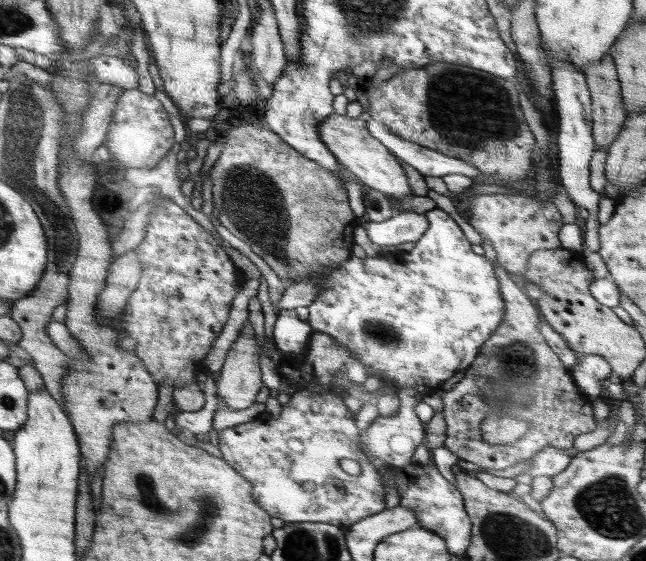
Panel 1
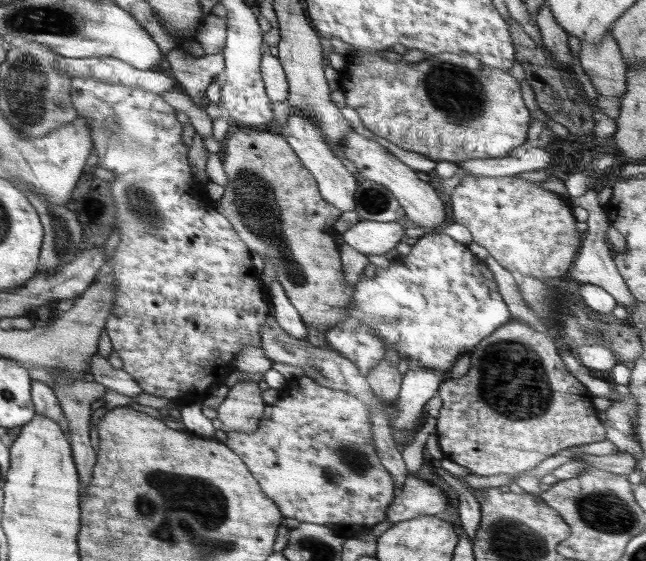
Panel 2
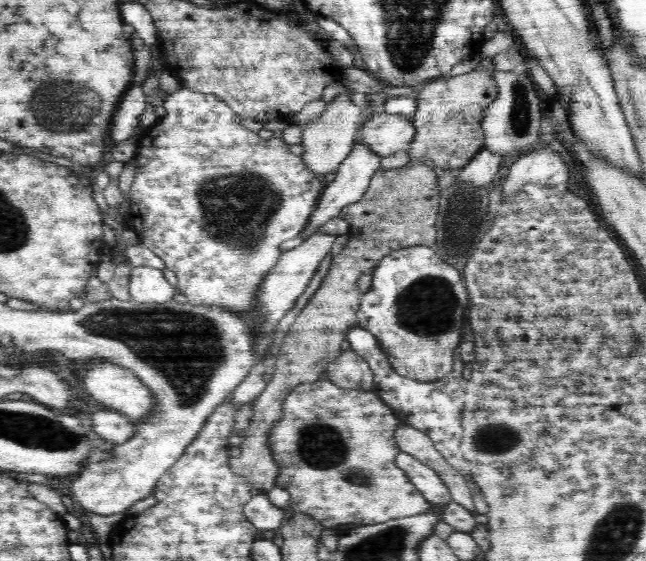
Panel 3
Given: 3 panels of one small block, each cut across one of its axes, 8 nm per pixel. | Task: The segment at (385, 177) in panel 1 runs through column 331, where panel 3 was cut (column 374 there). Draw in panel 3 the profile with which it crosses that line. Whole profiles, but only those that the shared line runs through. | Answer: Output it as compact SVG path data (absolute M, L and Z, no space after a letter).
M379 113L366 118L356 141L366 143L380 158L408 149L414 140L416 127L409 116Z

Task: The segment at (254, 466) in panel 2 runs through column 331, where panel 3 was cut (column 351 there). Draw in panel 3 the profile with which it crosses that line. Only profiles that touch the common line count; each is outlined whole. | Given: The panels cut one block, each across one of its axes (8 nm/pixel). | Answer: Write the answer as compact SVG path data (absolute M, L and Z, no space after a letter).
M323 377L292 388L282 406L284 414L270 428L268 446L280 470L275 484L288 491L291 510L310 515L326 529L334 529L338 524L380 524L433 511L433 505L412 484L404 469L396 466L395 458L400 450L394 439L394 430L400 422L373 390L340 388Z

